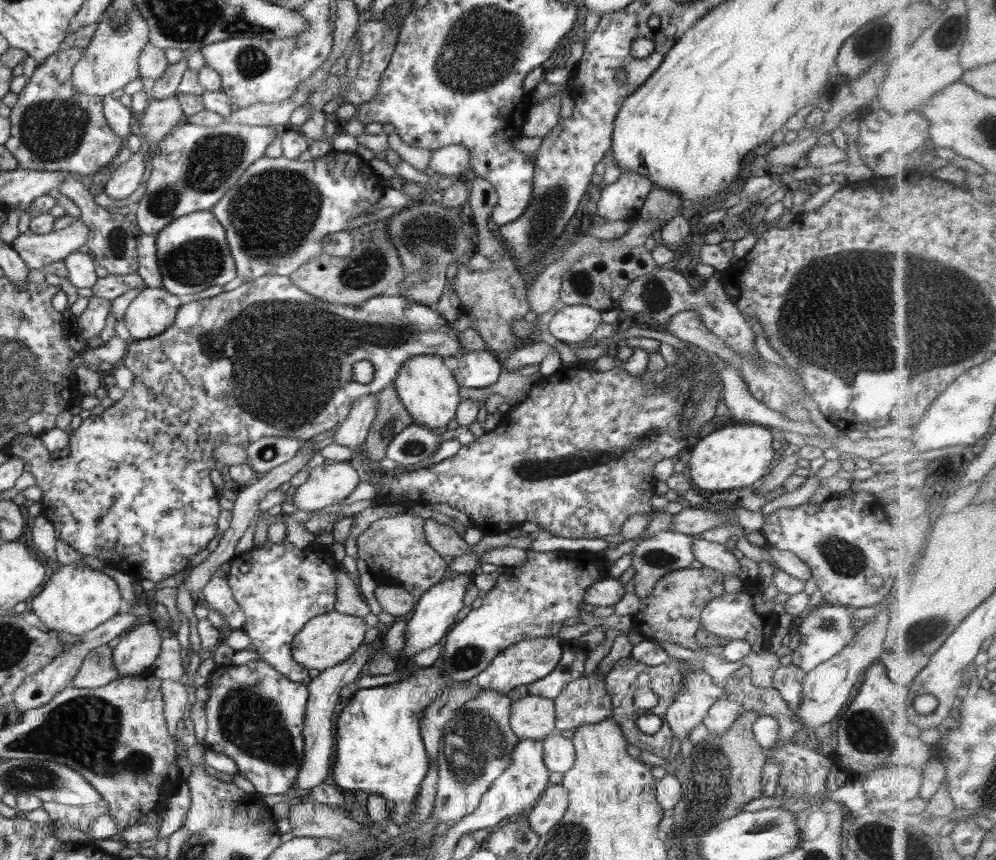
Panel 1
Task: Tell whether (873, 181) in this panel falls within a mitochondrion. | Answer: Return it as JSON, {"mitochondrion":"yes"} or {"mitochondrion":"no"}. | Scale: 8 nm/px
{"mitochondrion":"no"}

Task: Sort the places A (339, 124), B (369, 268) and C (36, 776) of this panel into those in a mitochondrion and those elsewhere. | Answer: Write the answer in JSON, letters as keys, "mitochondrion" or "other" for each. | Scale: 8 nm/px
{"A":"other","B":"mitochondrion","C":"mitochondrion"}

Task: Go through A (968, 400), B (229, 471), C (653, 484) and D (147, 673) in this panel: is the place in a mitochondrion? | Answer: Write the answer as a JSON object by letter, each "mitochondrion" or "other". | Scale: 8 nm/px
{"A":"other","B":"other","C":"other","D":"other"}

